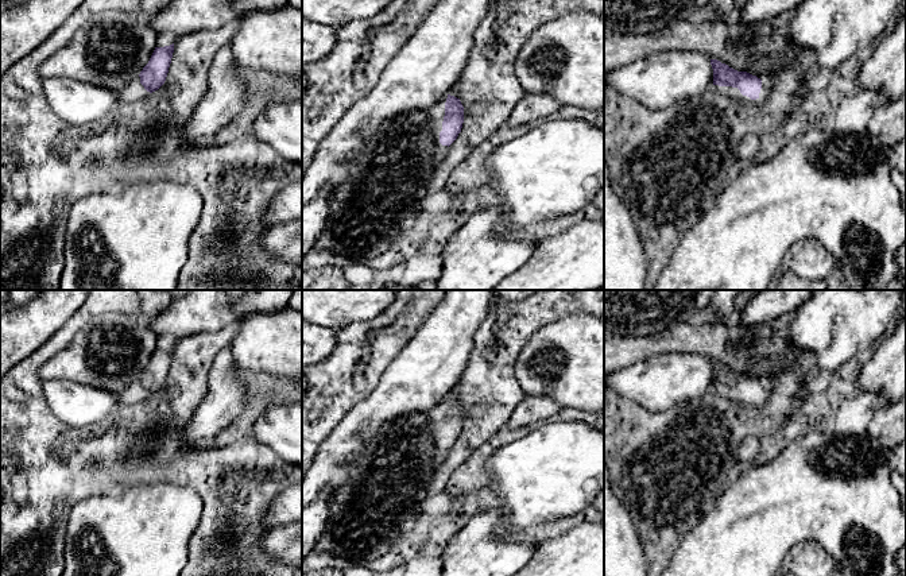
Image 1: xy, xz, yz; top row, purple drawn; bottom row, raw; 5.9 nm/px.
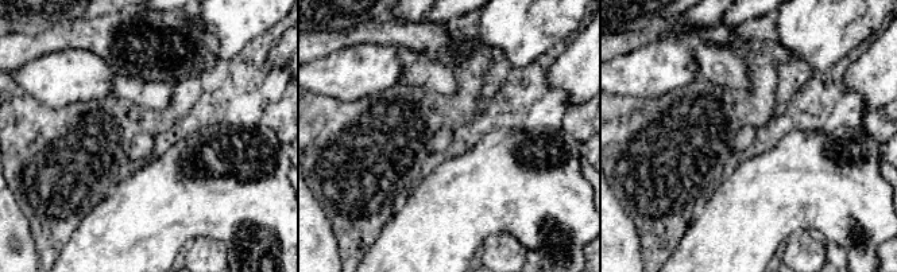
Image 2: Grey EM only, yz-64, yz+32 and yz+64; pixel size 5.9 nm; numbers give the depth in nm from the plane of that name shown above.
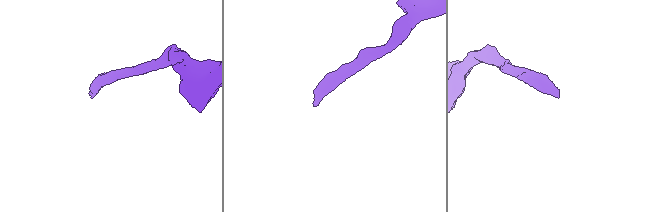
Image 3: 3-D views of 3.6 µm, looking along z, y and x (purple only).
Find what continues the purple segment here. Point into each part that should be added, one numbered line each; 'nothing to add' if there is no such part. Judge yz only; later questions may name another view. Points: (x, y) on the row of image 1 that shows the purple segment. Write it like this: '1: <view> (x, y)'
1: yz (731, 92)

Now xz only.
1: xz (436, 113)

